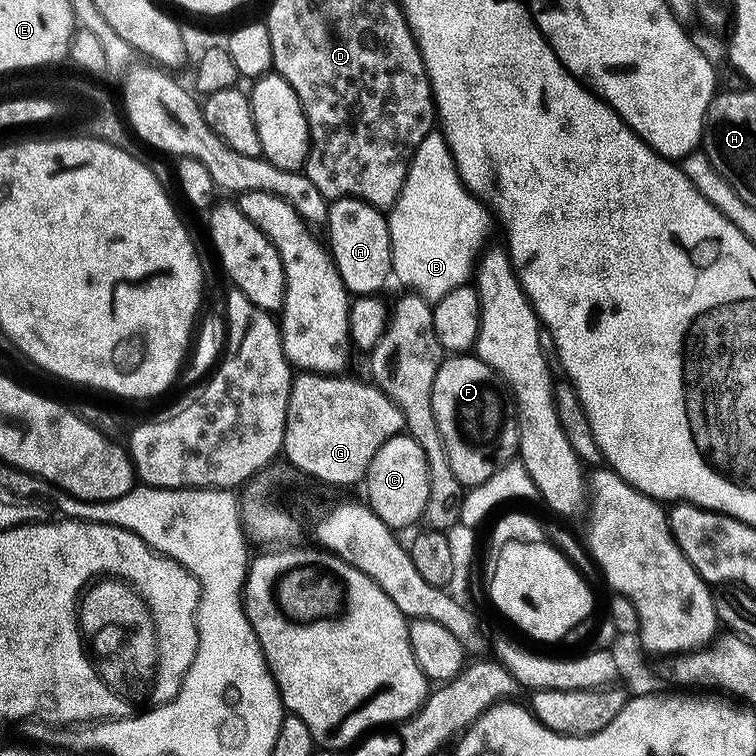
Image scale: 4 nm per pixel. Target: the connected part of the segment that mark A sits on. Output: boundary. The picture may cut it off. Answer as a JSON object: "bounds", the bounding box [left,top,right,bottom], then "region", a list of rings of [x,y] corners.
{"bounds":[326,198,393,297],"region":[[[342,198],[341,200],[331,201],[327,205],[328,207],[328,240],[326,236],[326,247],[329,252],[332,253],[332,261],[336,264],[338,274],[342,278],[342,282],[346,286],[346,290],[353,297],[363,296],[377,296],[379,297],[384,291],[383,288],[387,286],[388,280],[393,279],[392,275],[392,239],[390,238],[390,226],[388,225],[388,216],[377,210],[374,206],[370,206],[370,202],[362,202],[361,200],[355,200],[354,198]]]}

